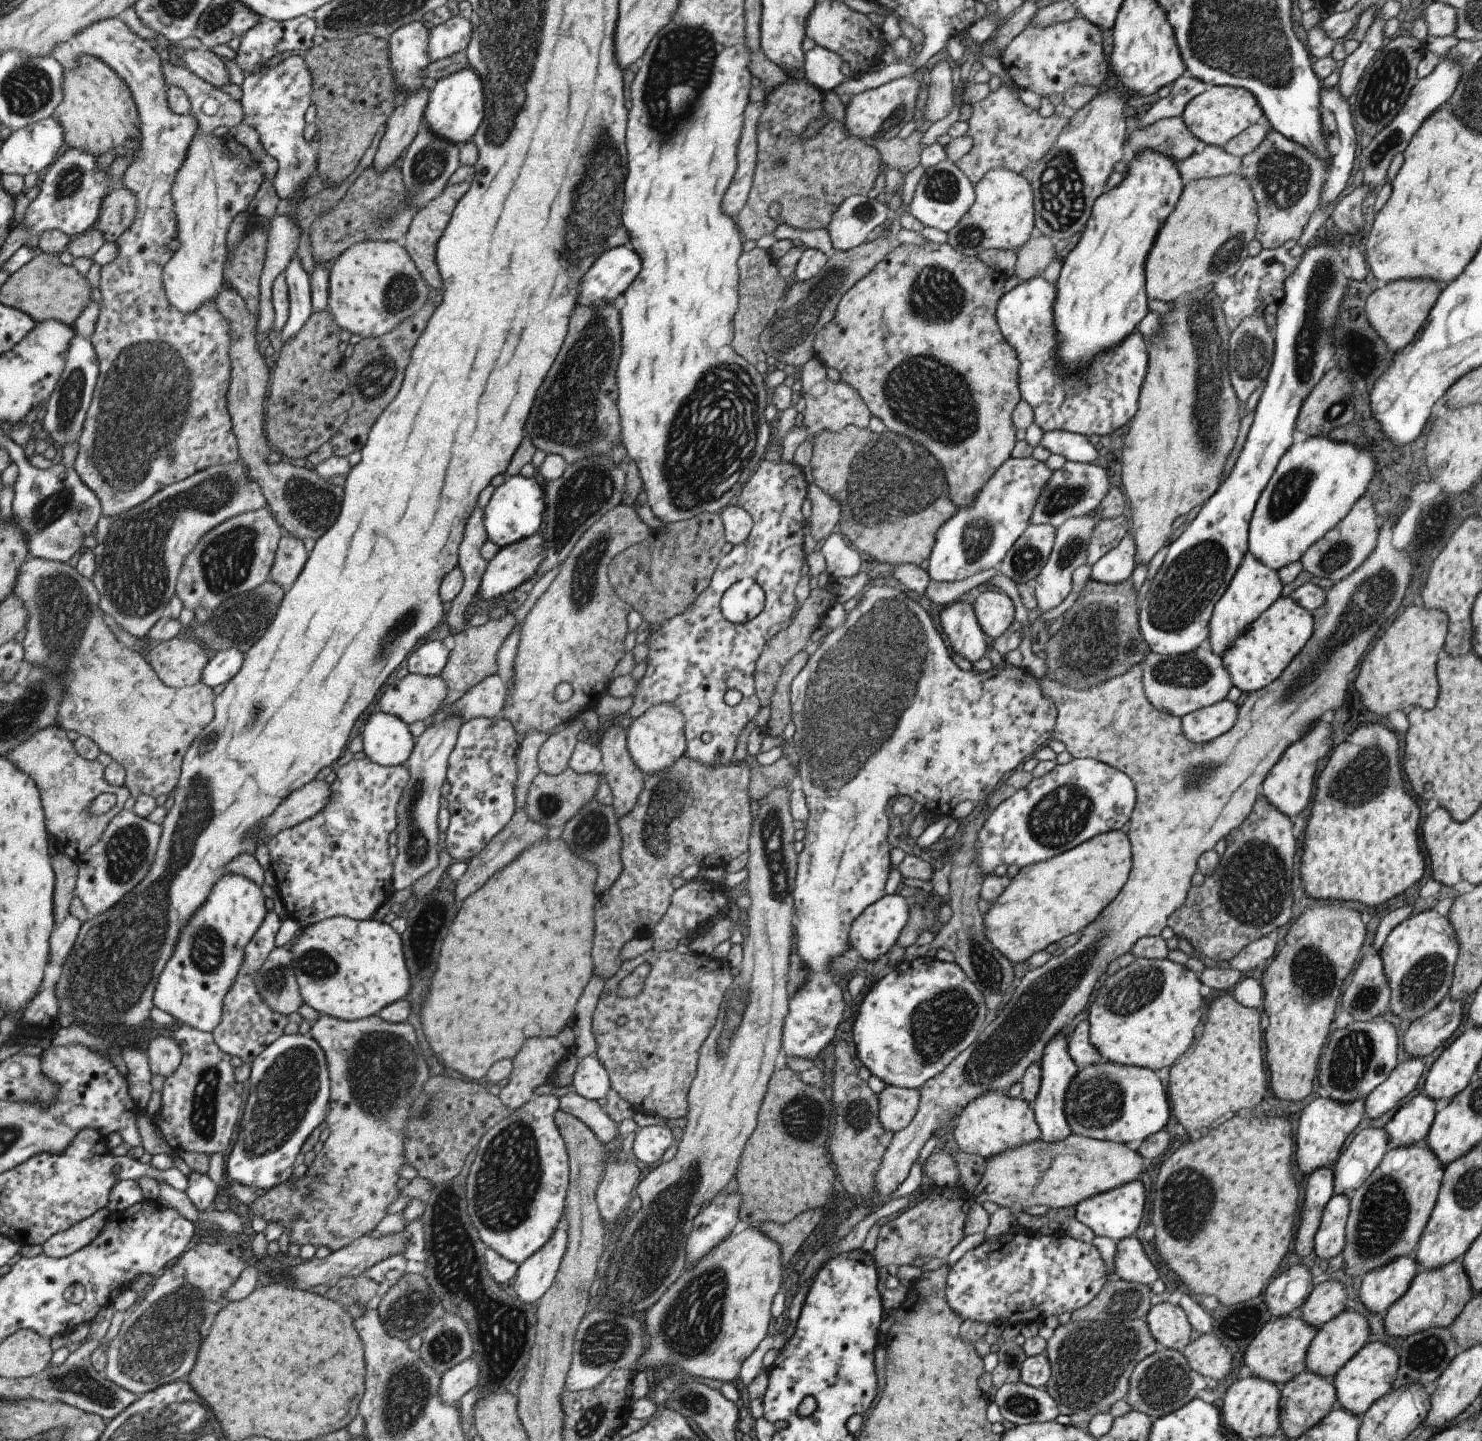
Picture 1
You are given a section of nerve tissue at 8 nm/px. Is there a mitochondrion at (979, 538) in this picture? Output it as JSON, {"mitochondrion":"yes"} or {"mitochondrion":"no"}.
{"mitochondrion":"yes"}

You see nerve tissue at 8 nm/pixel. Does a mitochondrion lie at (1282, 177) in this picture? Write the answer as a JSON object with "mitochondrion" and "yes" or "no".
{"mitochondrion":"yes"}

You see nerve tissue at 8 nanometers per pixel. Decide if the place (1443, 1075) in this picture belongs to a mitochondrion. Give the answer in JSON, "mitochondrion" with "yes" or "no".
{"mitochondrion":"no"}

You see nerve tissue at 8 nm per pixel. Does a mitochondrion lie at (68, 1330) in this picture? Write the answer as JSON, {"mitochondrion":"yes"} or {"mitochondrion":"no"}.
{"mitochondrion":"no"}

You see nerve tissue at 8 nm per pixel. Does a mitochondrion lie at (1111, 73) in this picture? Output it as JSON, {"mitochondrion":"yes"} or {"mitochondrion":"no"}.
{"mitochondrion":"no"}

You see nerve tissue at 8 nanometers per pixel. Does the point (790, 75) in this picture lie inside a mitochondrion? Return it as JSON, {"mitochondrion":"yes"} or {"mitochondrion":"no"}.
{"mitochondrion":"no"}

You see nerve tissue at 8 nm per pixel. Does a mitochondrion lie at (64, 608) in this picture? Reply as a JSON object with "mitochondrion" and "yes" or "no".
{"mitochondrion":"yes"}

